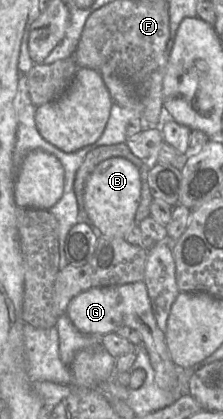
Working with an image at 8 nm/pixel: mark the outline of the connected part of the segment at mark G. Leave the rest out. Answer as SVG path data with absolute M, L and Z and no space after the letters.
M143 282L91 288L69 302L66 314L74 326L87 335L101 337L115 333L121 327L136 330L141 336L142 344L135 348L143 347L147 351L154 370L155 383L163 390L173 386L178 367L169 354L165 333L157 325L147 288Z

